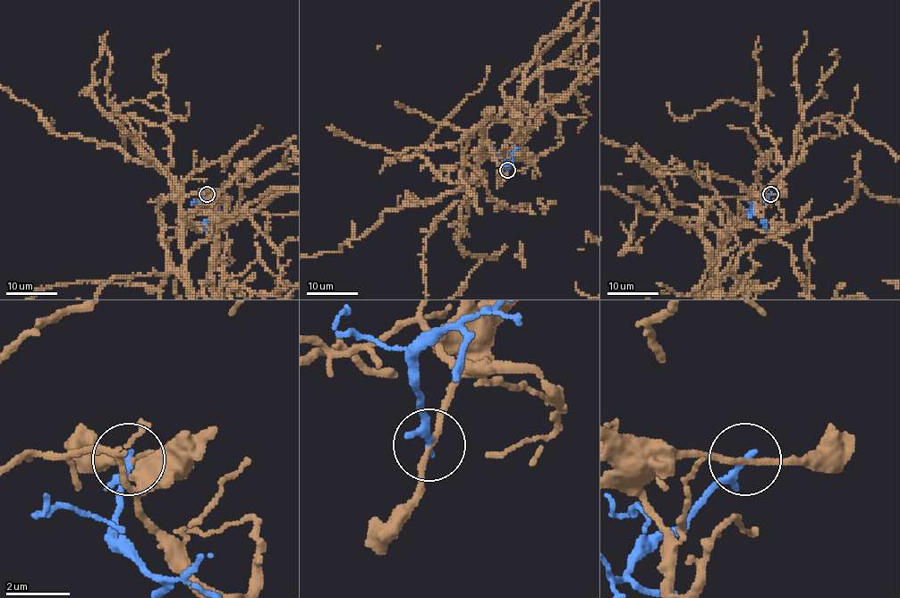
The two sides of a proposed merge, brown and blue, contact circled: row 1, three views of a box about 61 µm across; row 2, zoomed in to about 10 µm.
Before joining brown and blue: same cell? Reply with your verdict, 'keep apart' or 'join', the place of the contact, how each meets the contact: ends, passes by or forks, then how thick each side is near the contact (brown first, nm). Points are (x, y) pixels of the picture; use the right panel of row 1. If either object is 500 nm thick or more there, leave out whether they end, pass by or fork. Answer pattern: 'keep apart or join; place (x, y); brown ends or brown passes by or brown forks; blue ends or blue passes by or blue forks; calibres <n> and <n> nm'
keep apart; place (770, 194); brown passes by; blue ends; calibres 180 and 240 nm

